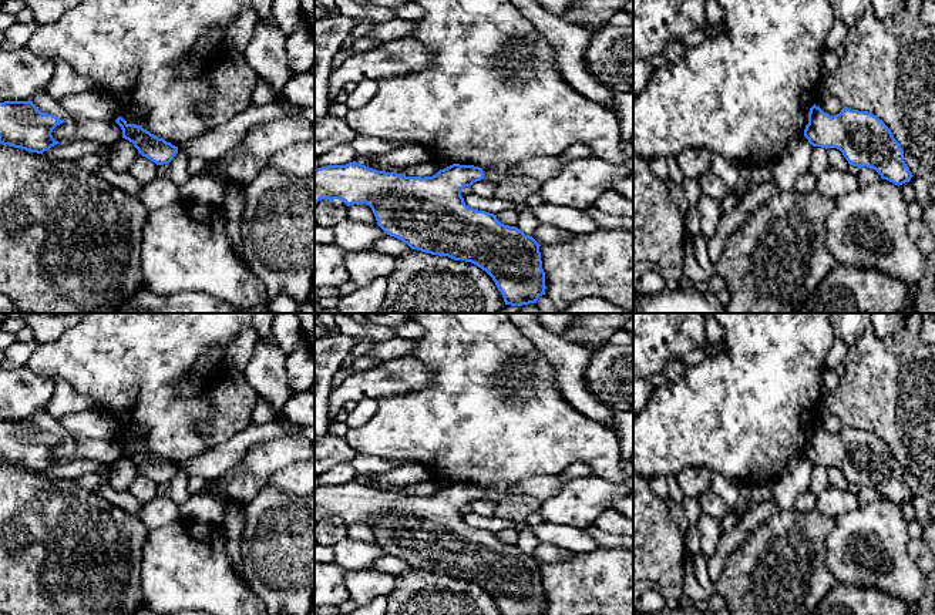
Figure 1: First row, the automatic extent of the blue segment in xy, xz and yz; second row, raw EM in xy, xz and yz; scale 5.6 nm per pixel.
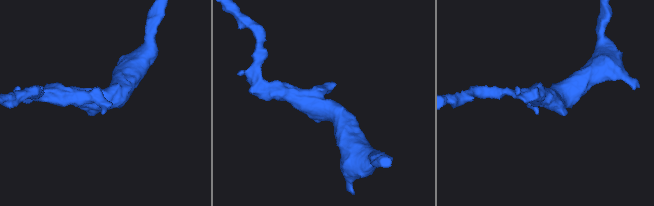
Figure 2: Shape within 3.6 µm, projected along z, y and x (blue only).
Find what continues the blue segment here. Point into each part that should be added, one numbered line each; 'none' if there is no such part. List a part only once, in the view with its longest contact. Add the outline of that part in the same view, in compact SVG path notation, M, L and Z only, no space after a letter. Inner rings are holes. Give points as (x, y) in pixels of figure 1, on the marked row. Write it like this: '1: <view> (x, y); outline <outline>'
none

